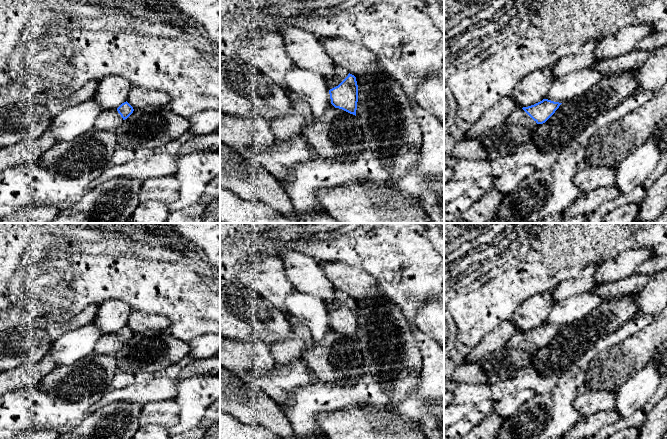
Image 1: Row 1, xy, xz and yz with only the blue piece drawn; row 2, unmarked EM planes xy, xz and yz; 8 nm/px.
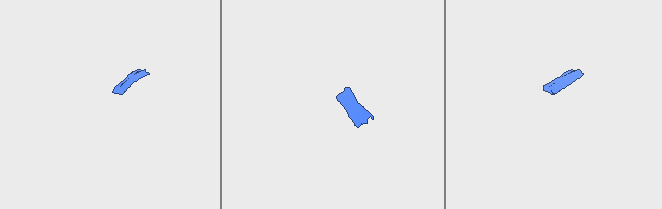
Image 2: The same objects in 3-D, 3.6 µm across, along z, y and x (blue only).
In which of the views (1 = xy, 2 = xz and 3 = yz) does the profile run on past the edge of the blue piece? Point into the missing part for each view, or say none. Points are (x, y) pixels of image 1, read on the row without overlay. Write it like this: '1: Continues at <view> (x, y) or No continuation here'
1: Continues at xy (108, 344)
2: Continues at xz (340, 297)
3: Continues at yz (519, 341)

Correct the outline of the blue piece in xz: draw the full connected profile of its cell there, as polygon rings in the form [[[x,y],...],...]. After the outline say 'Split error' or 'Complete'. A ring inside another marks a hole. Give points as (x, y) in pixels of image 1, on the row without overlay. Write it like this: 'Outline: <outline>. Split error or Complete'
Outline: [[[335,289],[332,300],[323,301],[330,318],[331,328],[356,340],[358,309],[356,301],[341,290]]]. Split error

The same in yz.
Outline: [[[543,323],[528,331],[516,331],[505,346],[522,349],[527,352],[536,352],[538,348],[545,347],[561,328],[562,327]]]. Split error

